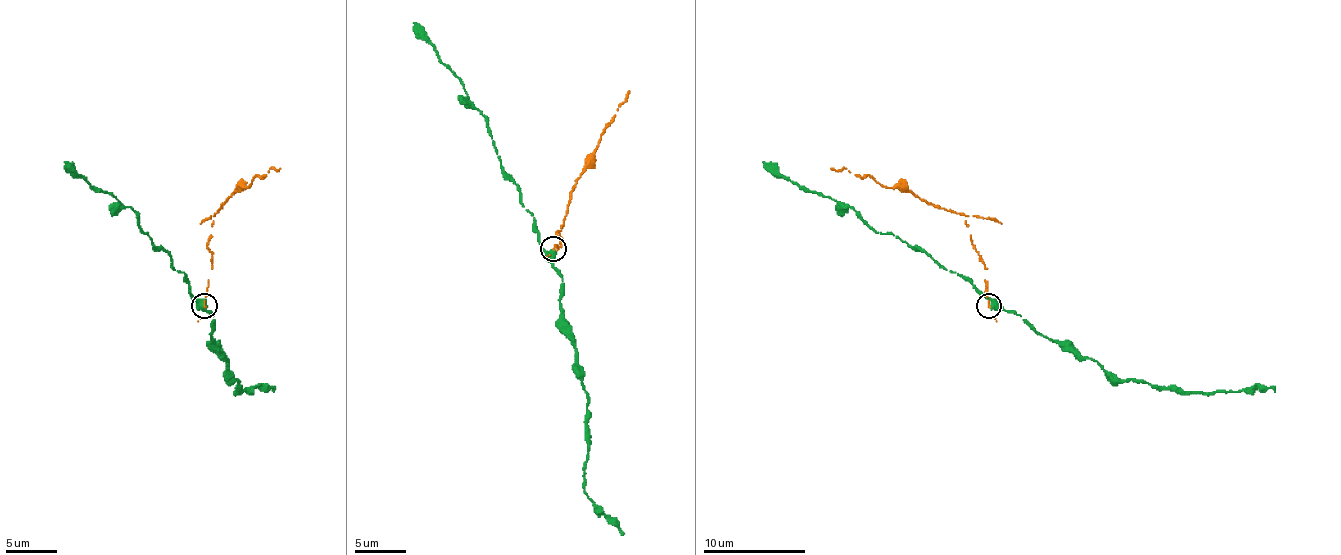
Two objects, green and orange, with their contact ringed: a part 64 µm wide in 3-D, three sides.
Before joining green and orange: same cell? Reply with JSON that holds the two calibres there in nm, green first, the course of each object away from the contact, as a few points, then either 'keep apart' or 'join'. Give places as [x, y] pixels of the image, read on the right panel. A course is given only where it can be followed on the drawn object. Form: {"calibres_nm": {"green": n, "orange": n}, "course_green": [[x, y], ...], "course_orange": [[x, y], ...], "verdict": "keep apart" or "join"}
{"calibres_nm": {"green": 420, "orange": 160}, "course_green": [[990, 306], [1019, 314], [1044, 337], [1067, 342], [1121, 381], [1144, 381], [1185, 393], [1275, 386]], "course_orange": [[988, 306], [985, 265], [962, 214], [926, 203], [903, 188], [888, 188], [867, 175], [831, 168]], "verdict": "keep apart"}

